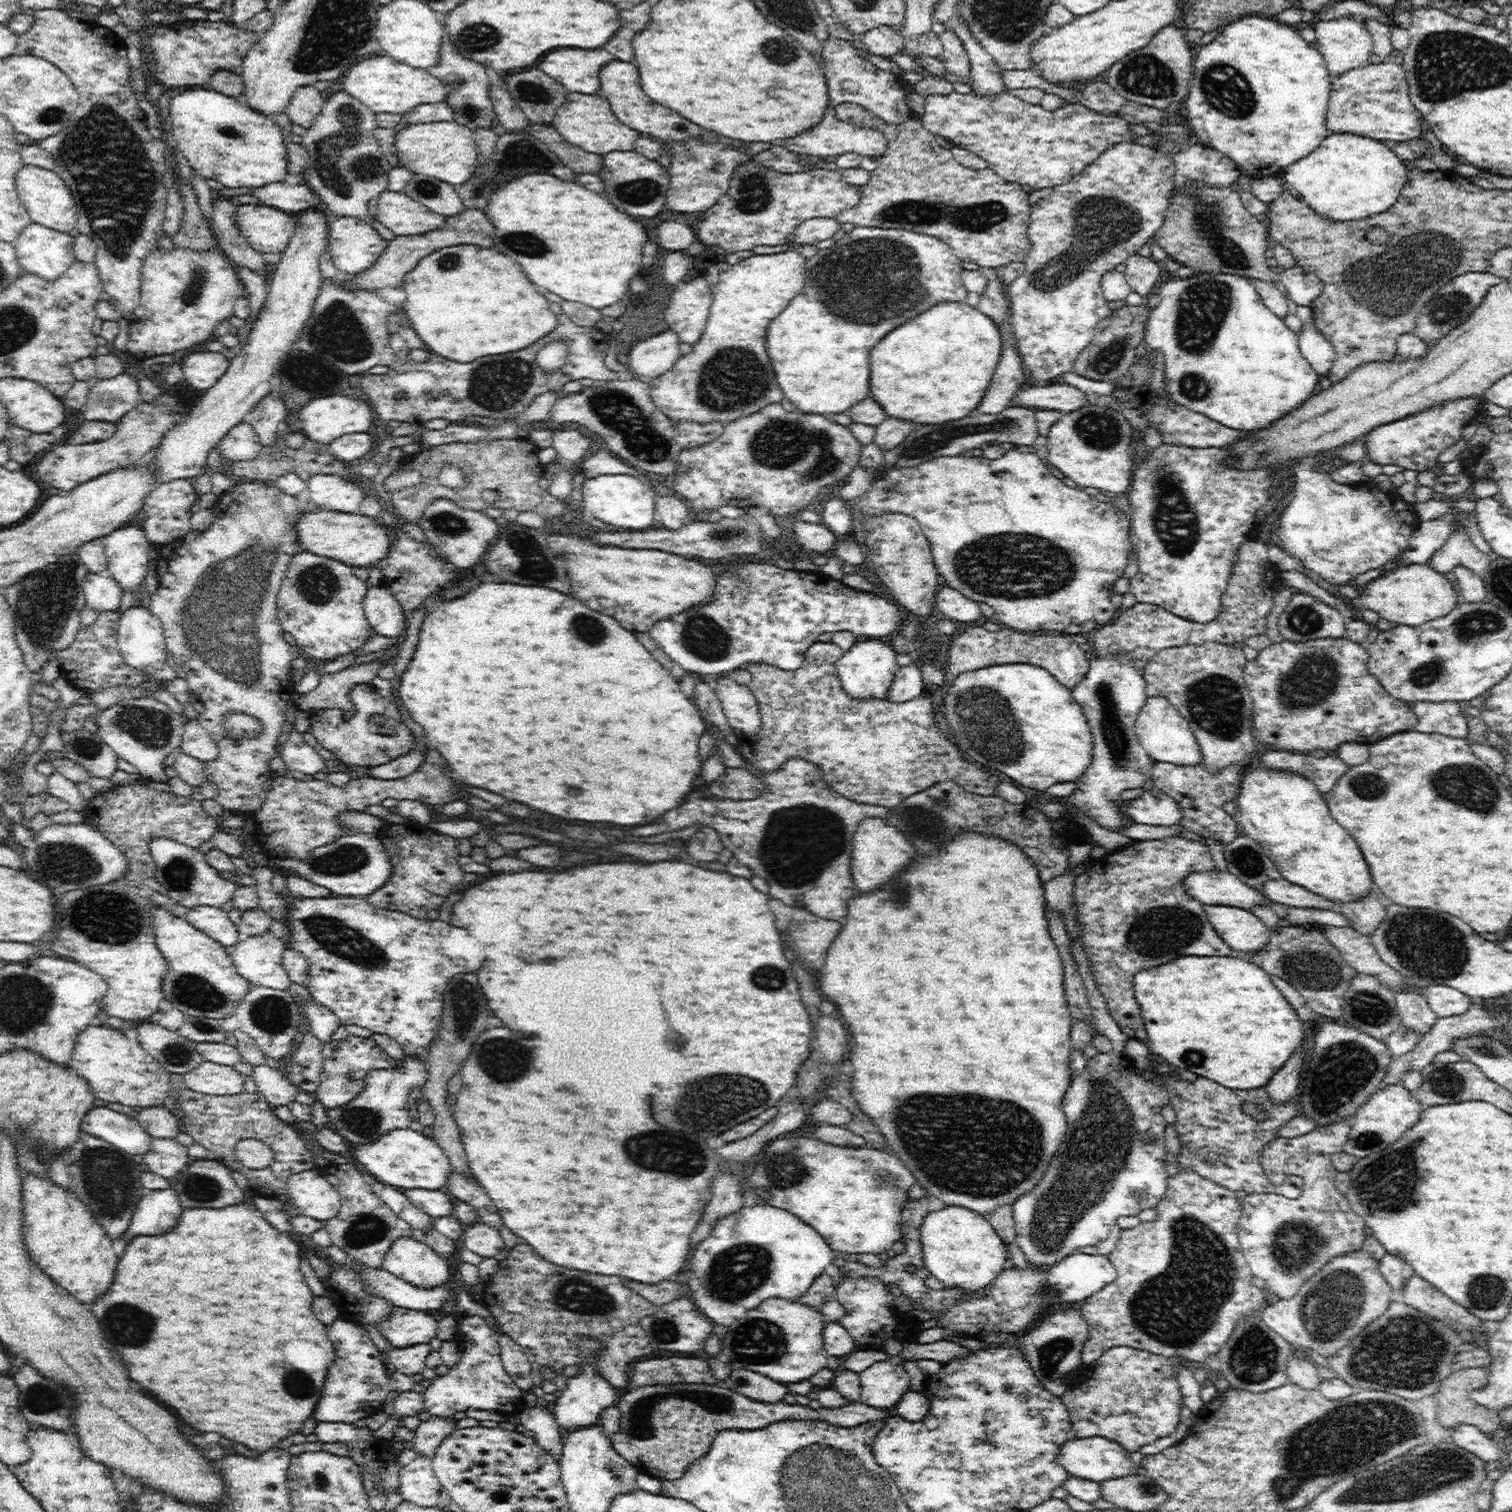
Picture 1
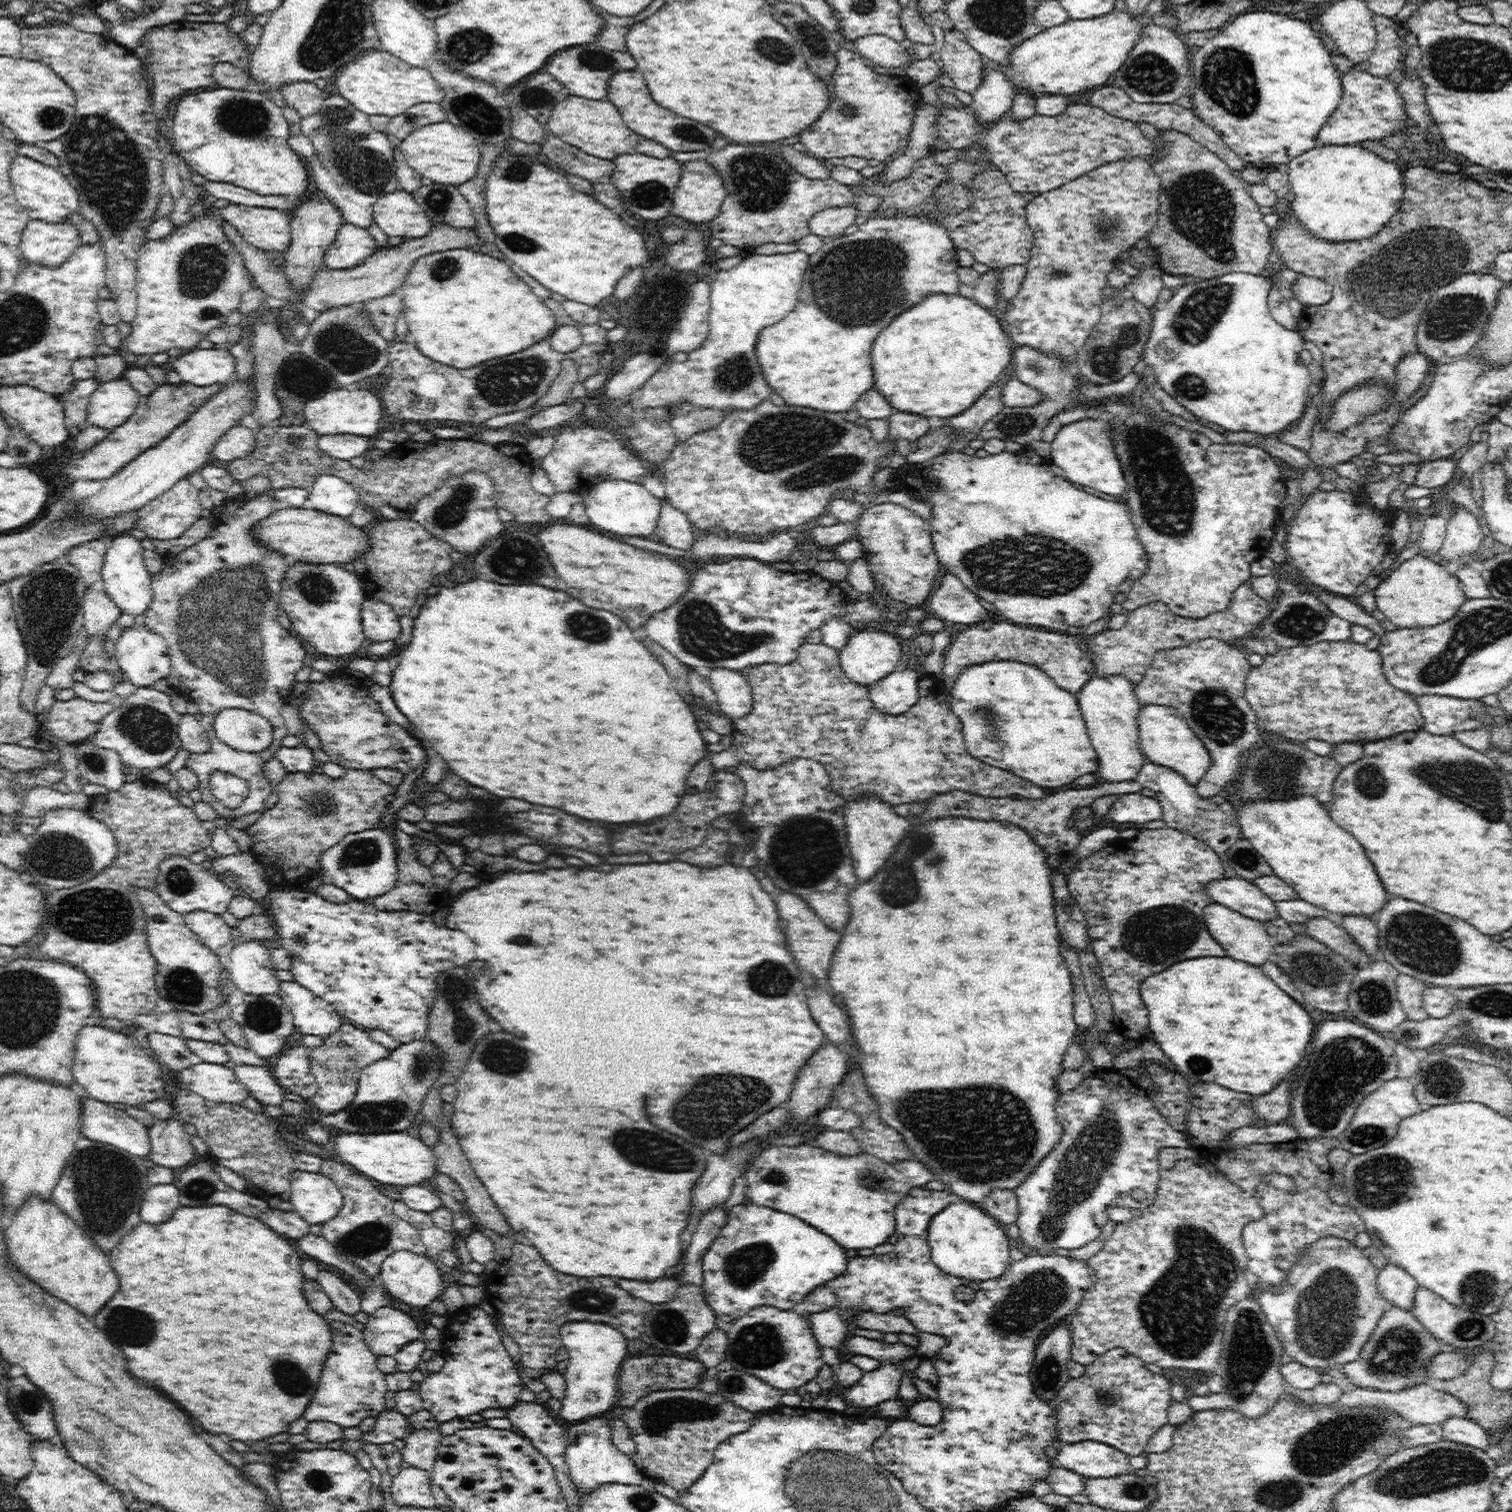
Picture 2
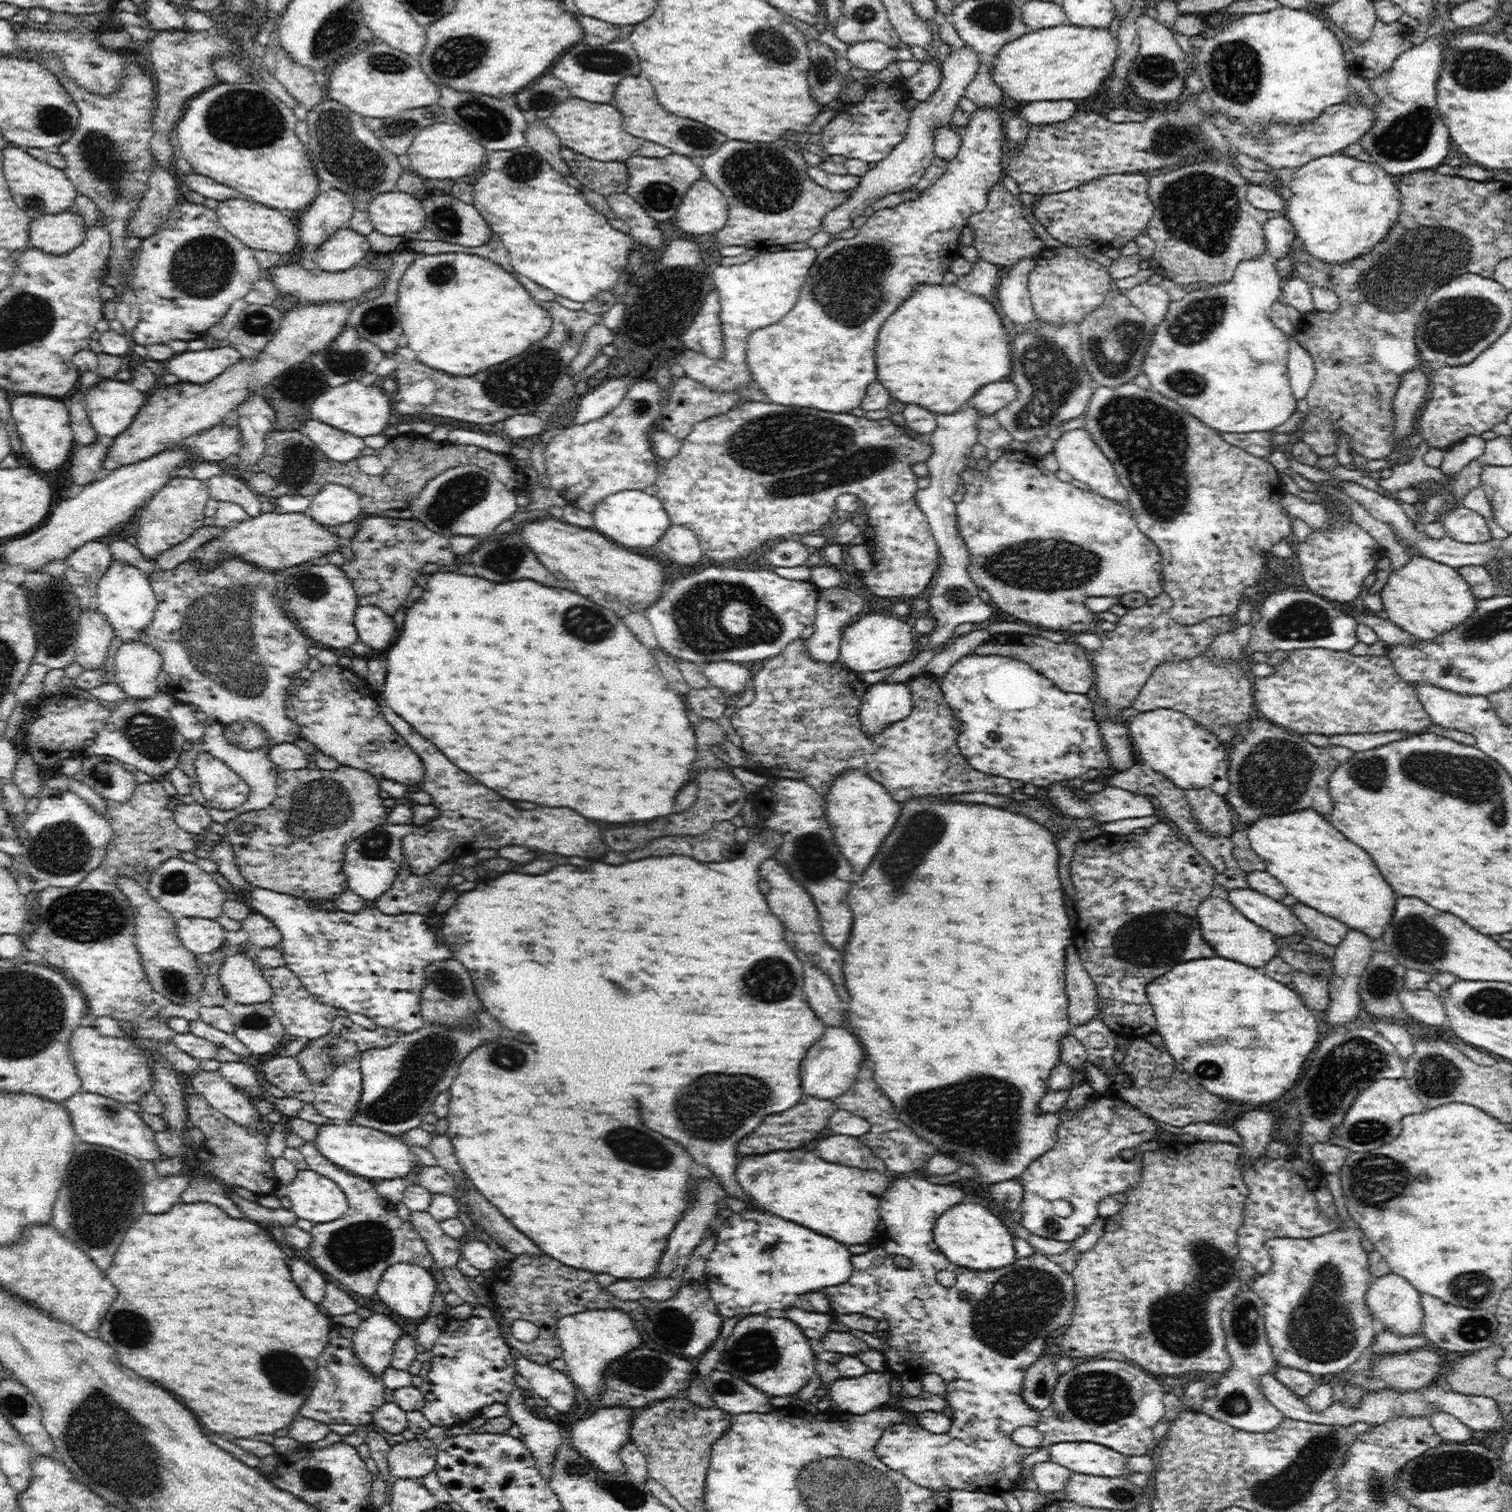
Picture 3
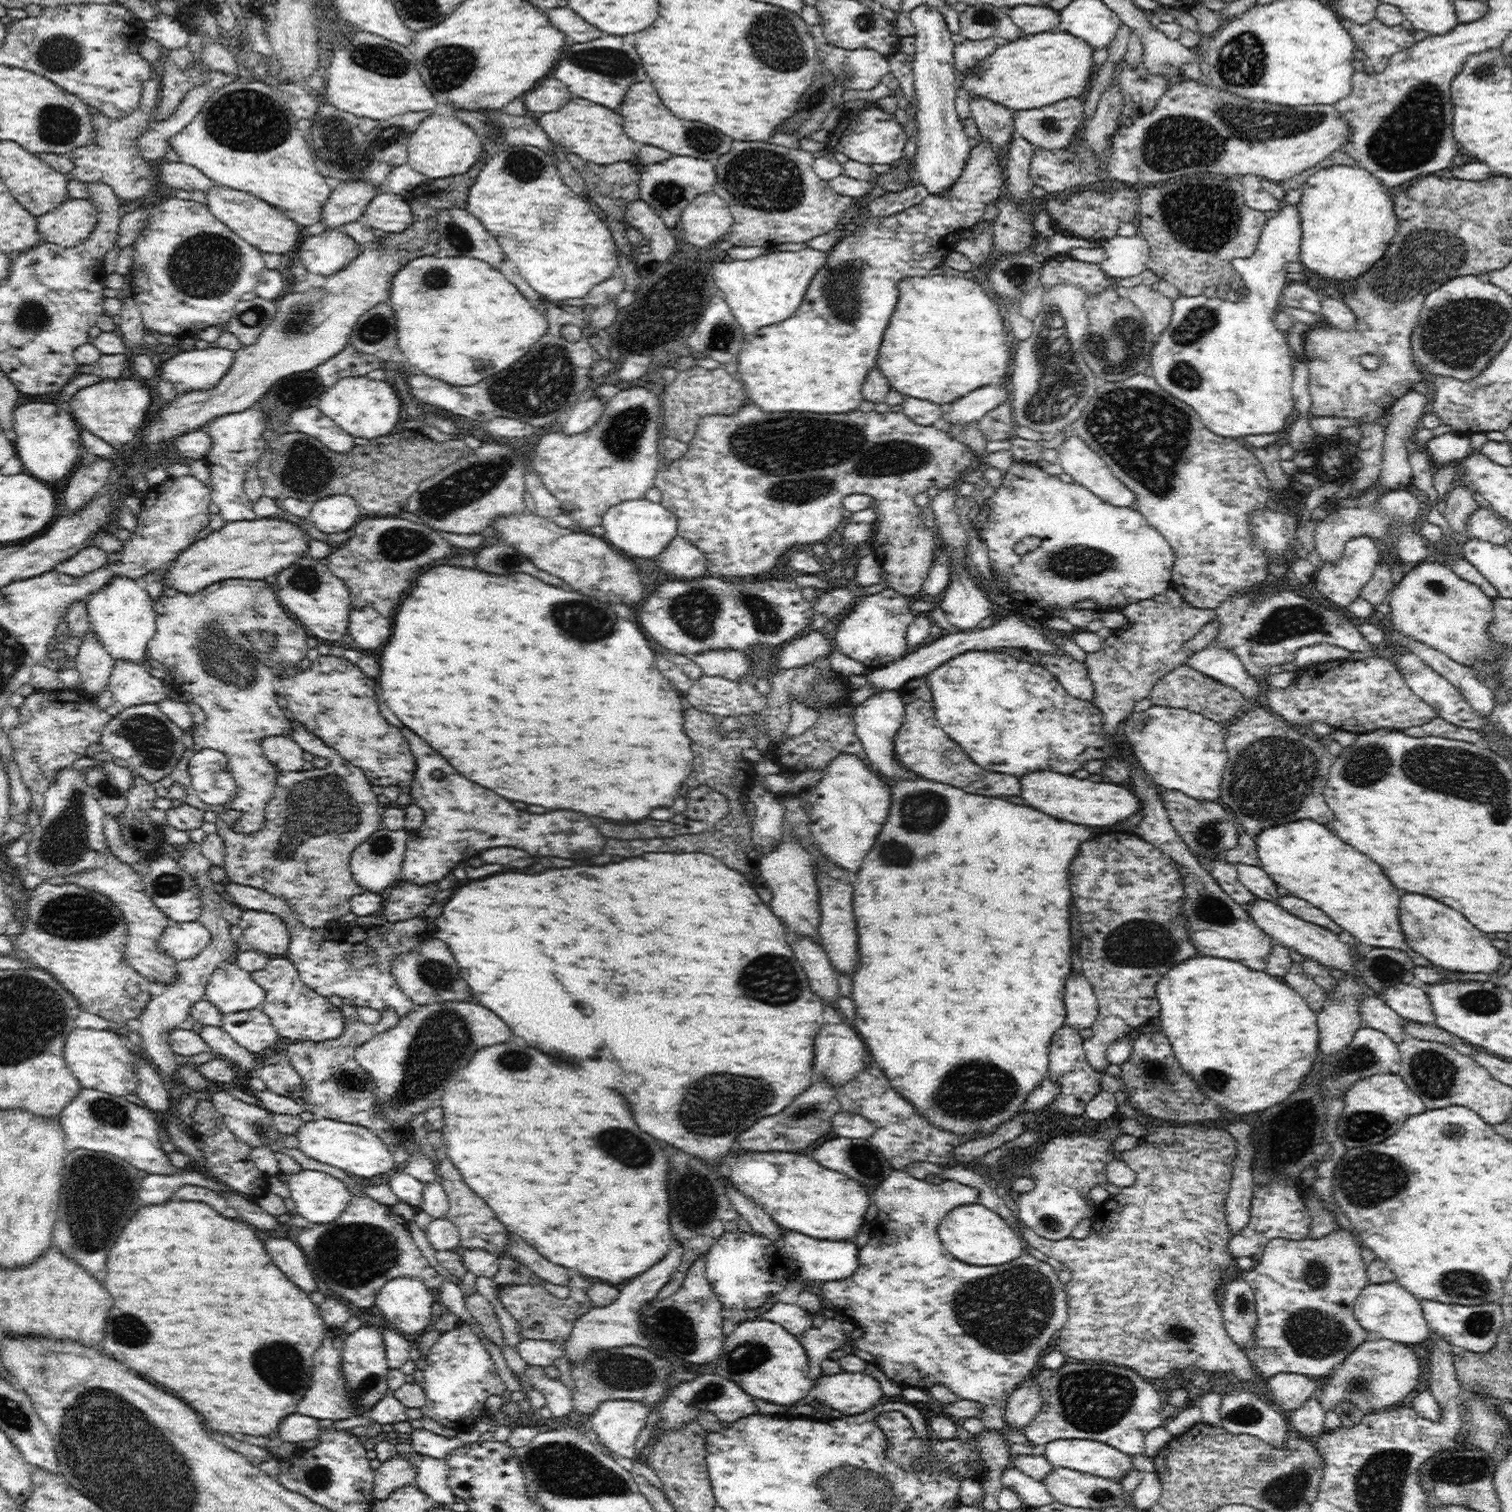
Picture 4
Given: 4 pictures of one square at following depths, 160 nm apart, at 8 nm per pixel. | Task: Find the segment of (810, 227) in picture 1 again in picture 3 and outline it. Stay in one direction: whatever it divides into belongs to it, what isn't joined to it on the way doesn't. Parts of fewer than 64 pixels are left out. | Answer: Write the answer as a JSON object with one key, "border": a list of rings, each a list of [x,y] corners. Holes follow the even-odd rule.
{"border":[[[964,45],[959,49],[950,51],[941,64],[942,80],[940,80],[940,86],[932,92],[932,96],[926,102],[918,102],[910,111],[908,130],[904,140],[897,144],[886,158],[877,162],[874,168],[869,169],[864,176],[861,176],[859,185],[853,190],[844,204],[836,206],[834,210],[830,210],[826,214],[826,217],[822,220],[823,231],[834,236],[852,228],[852,221],[864,214],[863,211],[866,207],[871,206],[884,195],[908,190],[923,177],[926,168],[930,167],[935,157],[933,132],[938,127],[950,124],[951,116],[957,108],[958,101],[964,96],[966,86],[974,80],[974,74],[980,66],[980,58],[974,49]]]}

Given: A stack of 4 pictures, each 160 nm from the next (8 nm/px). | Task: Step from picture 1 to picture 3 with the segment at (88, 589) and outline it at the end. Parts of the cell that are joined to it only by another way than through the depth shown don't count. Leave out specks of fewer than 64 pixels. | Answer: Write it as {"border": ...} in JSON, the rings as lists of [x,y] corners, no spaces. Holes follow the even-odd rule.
{"border":[[[82,610],[75,648],[75,662],[85,670],[102,668],[108,646],[115,637],[112,625],[97,610]]]}

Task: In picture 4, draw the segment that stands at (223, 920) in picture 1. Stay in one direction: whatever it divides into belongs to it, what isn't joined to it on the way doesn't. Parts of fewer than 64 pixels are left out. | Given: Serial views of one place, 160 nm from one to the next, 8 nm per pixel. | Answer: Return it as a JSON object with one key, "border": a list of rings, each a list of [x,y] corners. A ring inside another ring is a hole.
{"border":[[[169,919],[157,940],[157,947],[180,961],[198,956],[210,941],[210,931],[197,920],[176,922]]]}

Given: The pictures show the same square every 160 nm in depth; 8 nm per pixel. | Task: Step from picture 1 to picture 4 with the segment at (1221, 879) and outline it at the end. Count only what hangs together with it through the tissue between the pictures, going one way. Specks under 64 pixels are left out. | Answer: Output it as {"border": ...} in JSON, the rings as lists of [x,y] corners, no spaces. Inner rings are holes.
{"border":[[[1252,900],[1250,904],[1244,904],[1248,914],[1256,921],[1256,924],[1266,933],[1269,934],[1274,940],[1282,942],[1285,947],[1292,948],[1302,954],[1305,958],[1311,958],[1312,960],[1328,966],[1347,972],[1347,974],[1356,974],[1359,970],[1360,956],[1352,953],[1351,945],[1342,942],[1336,934],[1322,926],[1318,926],[1312,922],[1306,922],[1301,918],[1298,918],[1295,914],[1288,912],[1285,908],[1282,908],[1276,901],[1268,900]]]}

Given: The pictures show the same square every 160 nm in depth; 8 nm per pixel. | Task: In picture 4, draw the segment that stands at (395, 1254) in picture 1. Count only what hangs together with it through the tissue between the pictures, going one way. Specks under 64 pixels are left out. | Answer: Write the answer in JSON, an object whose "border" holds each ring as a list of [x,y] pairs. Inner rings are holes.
{"border":[[[398,1277],[384,1284],[376,1295],[375,1305],[403,1335],[414,1335],[431,1328],[432,1304],[436,1300],[437,1293],[428,1290],[419,1278]]]}

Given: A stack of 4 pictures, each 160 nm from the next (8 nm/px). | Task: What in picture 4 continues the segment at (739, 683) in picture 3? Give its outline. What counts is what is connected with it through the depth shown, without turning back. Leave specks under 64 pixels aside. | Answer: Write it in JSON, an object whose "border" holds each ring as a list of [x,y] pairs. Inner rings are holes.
{"border":[[[716,649],[695,654],[694,661],[706,676],[720,676],[738,681],[748,672],[750,660],[745,652],[734,649]]]}

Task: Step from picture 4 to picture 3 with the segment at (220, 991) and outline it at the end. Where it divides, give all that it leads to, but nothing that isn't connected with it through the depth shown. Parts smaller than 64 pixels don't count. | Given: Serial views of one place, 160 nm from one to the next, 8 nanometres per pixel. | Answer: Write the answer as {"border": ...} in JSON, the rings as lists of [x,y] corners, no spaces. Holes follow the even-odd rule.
{"border":[[[234,948],[227,953],[224,963],[220,966],[218,978],[226,999],[235,1003],[256,1004],[256,1002],[269,1002],[272,998],[272,985],[264,978],[262,968],[254,959],[246,957],[244,948]]]}

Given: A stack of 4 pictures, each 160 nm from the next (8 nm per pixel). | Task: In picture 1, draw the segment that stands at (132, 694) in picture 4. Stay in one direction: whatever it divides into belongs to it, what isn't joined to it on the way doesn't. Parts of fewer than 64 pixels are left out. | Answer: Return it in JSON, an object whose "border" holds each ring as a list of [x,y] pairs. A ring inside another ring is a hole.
{"border":[[[130,607],[119,616],[117,647],[128,666],[145,672],[152,683],[164,682],[176,678],[176,672],[166,663],[167,648],[161,620],[150,612],[149,608]]]}

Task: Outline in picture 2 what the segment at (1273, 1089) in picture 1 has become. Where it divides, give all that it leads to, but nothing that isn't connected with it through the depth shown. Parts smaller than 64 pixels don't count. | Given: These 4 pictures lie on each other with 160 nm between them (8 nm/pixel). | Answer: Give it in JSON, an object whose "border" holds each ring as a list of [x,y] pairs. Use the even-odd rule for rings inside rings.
{"border":[[[1290,1082],[1276,1086],[1274,1090],[1252,1099],[1252,1106],[1261,1124],[1274,1125],[1290,1116]]]}

